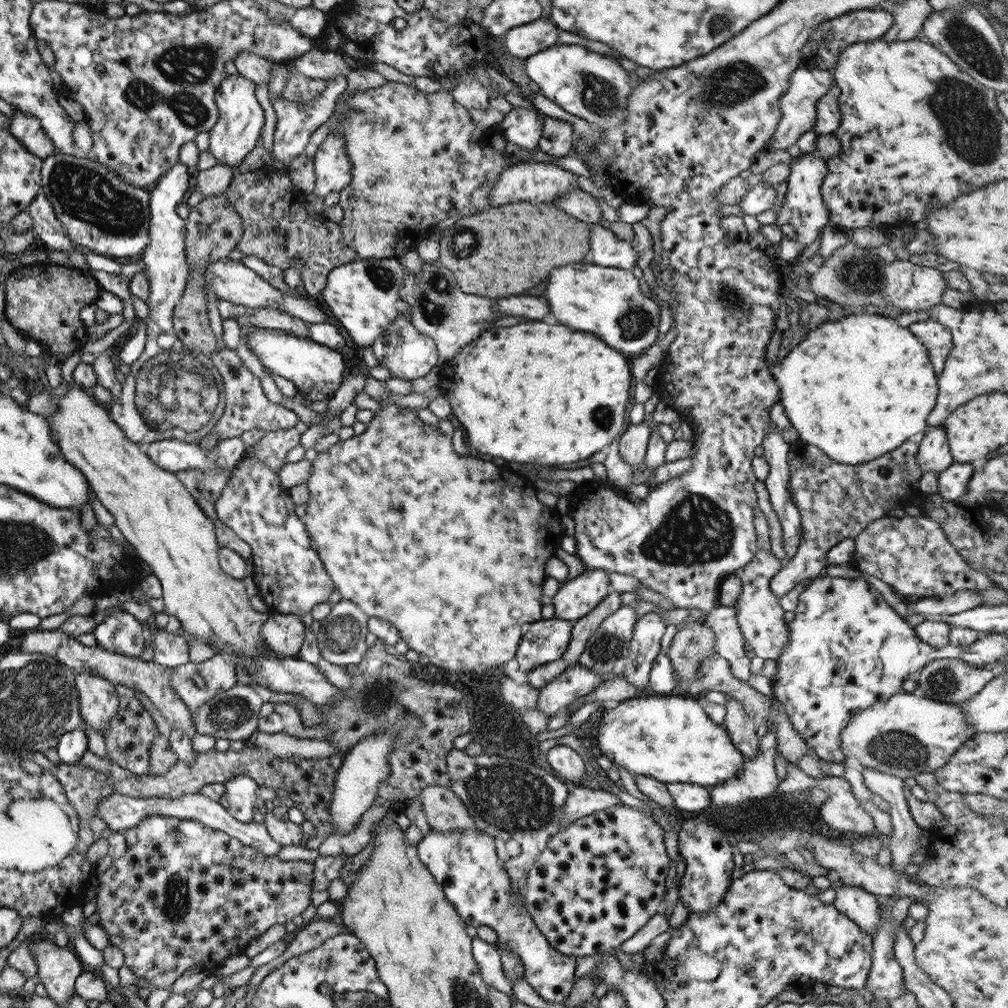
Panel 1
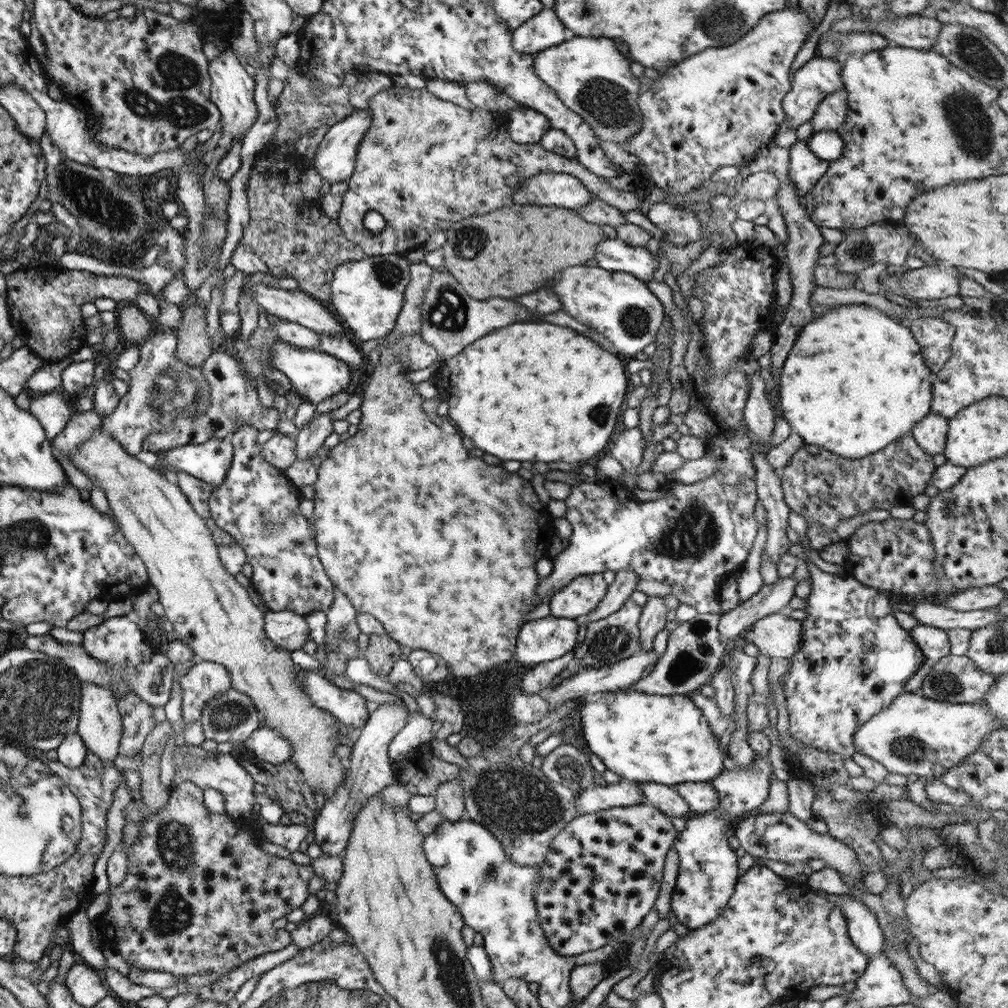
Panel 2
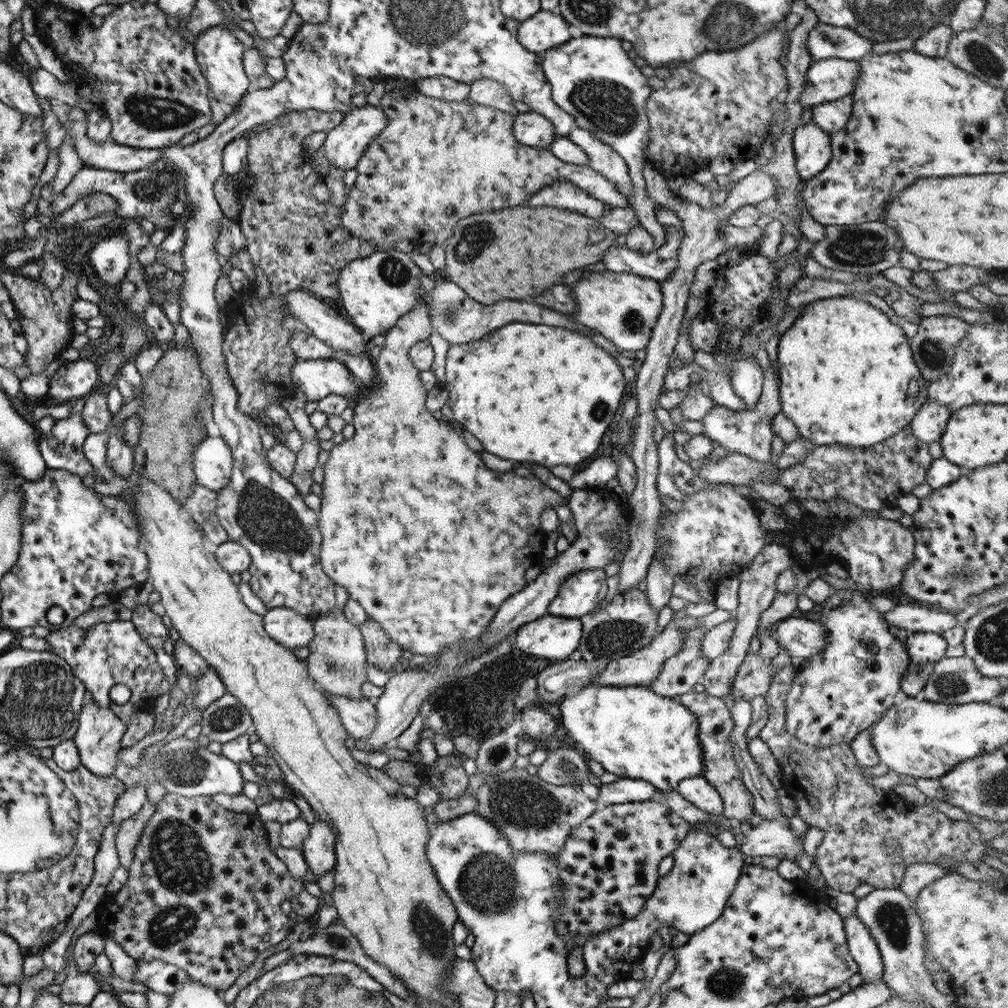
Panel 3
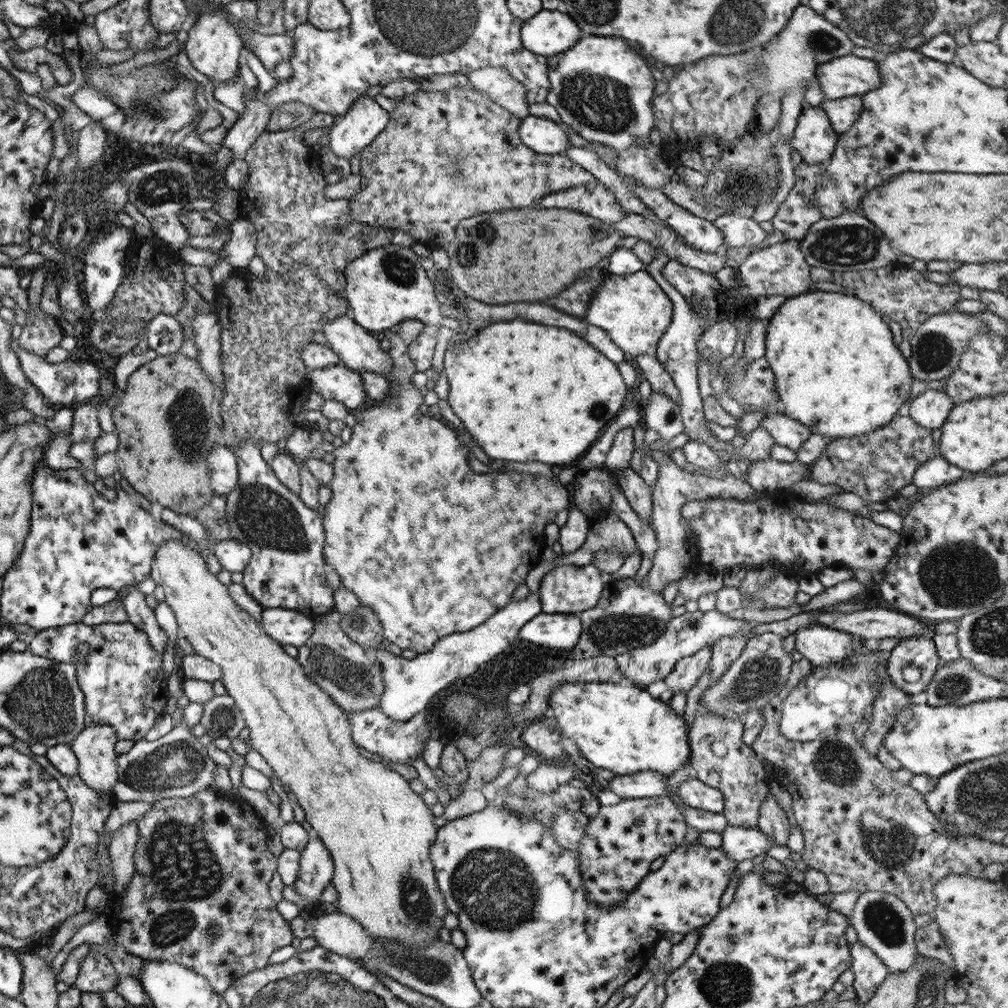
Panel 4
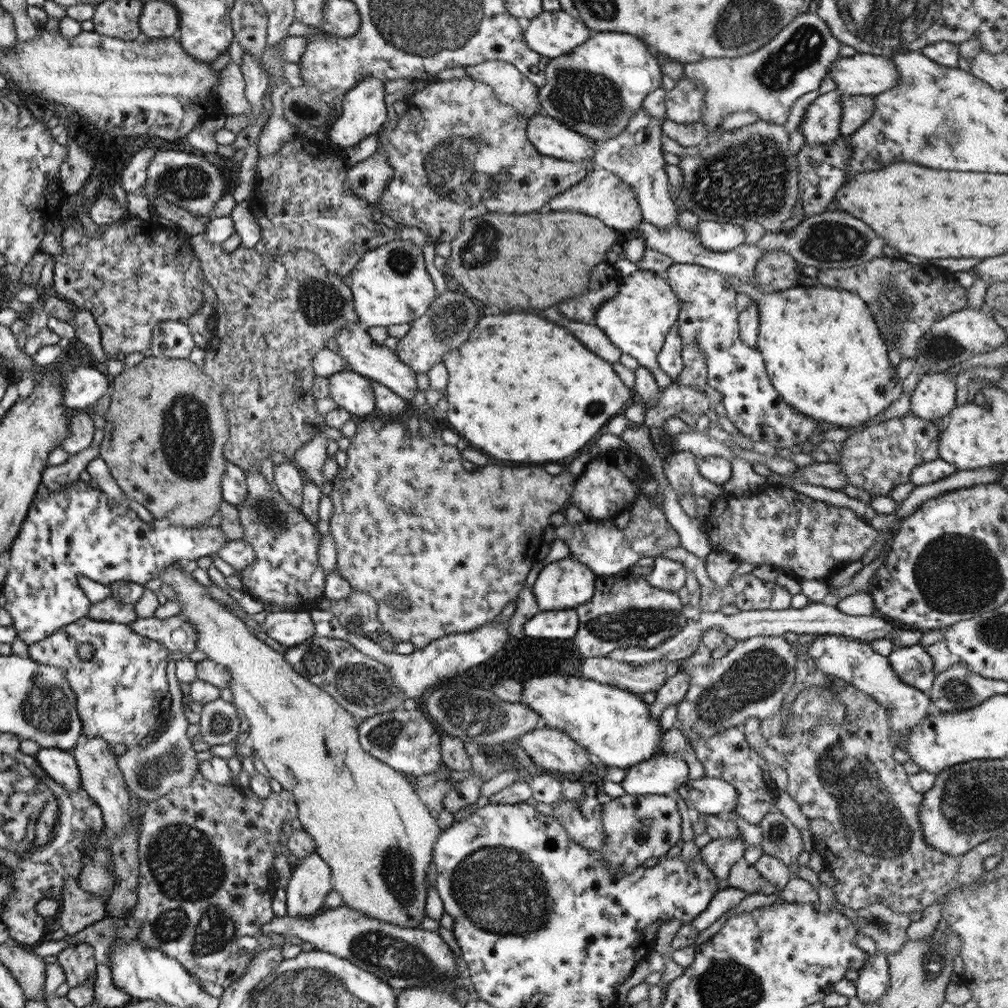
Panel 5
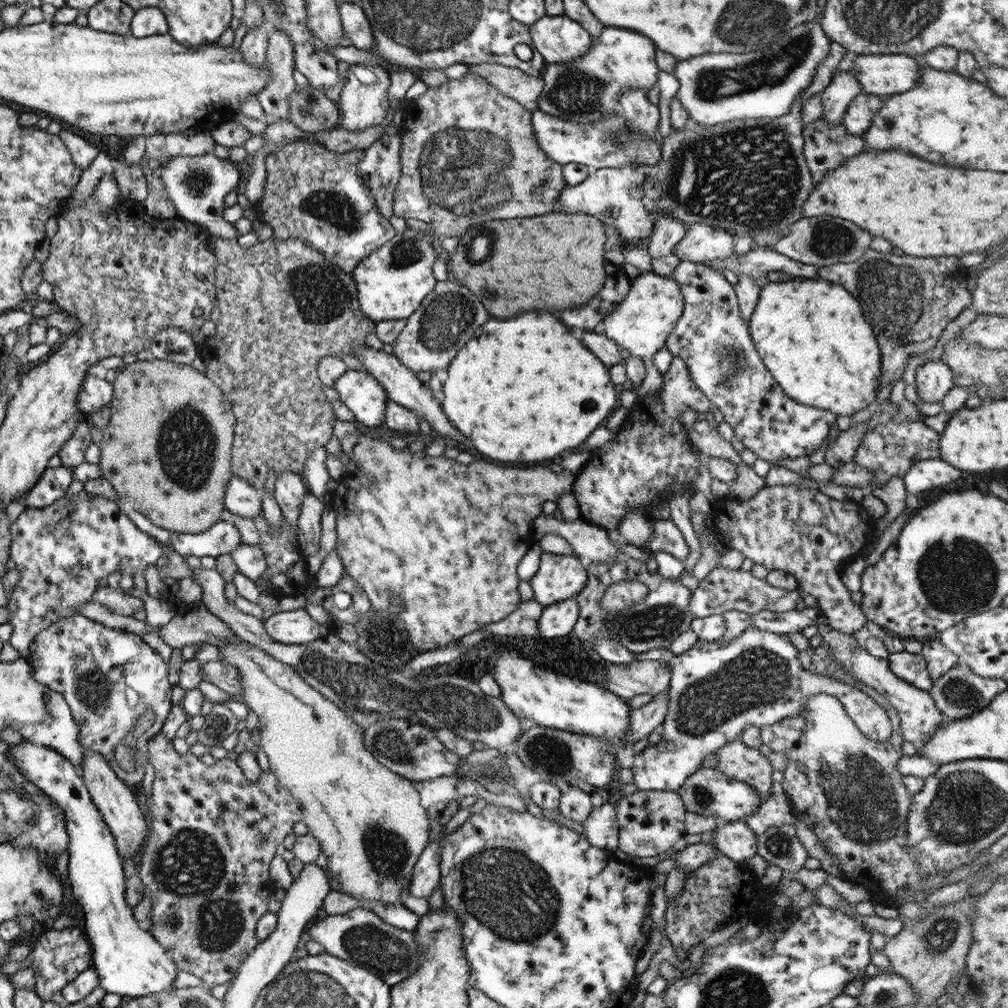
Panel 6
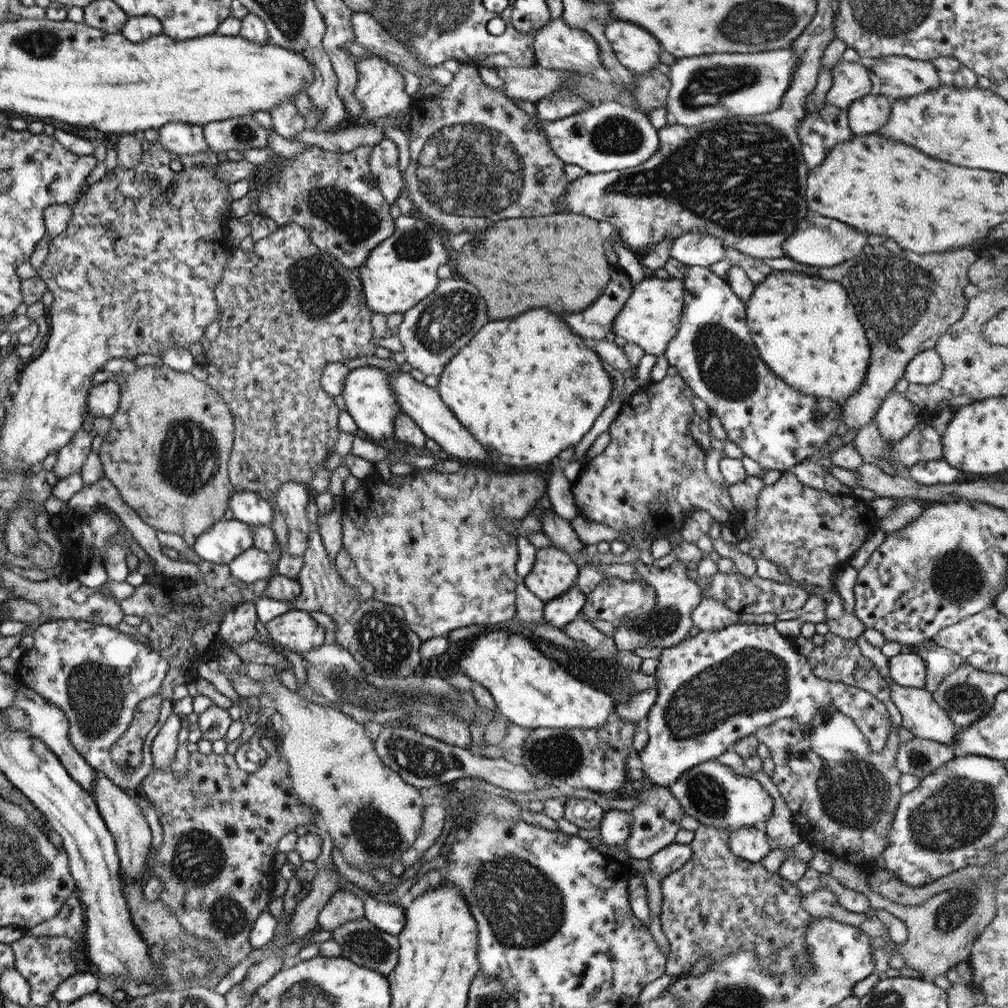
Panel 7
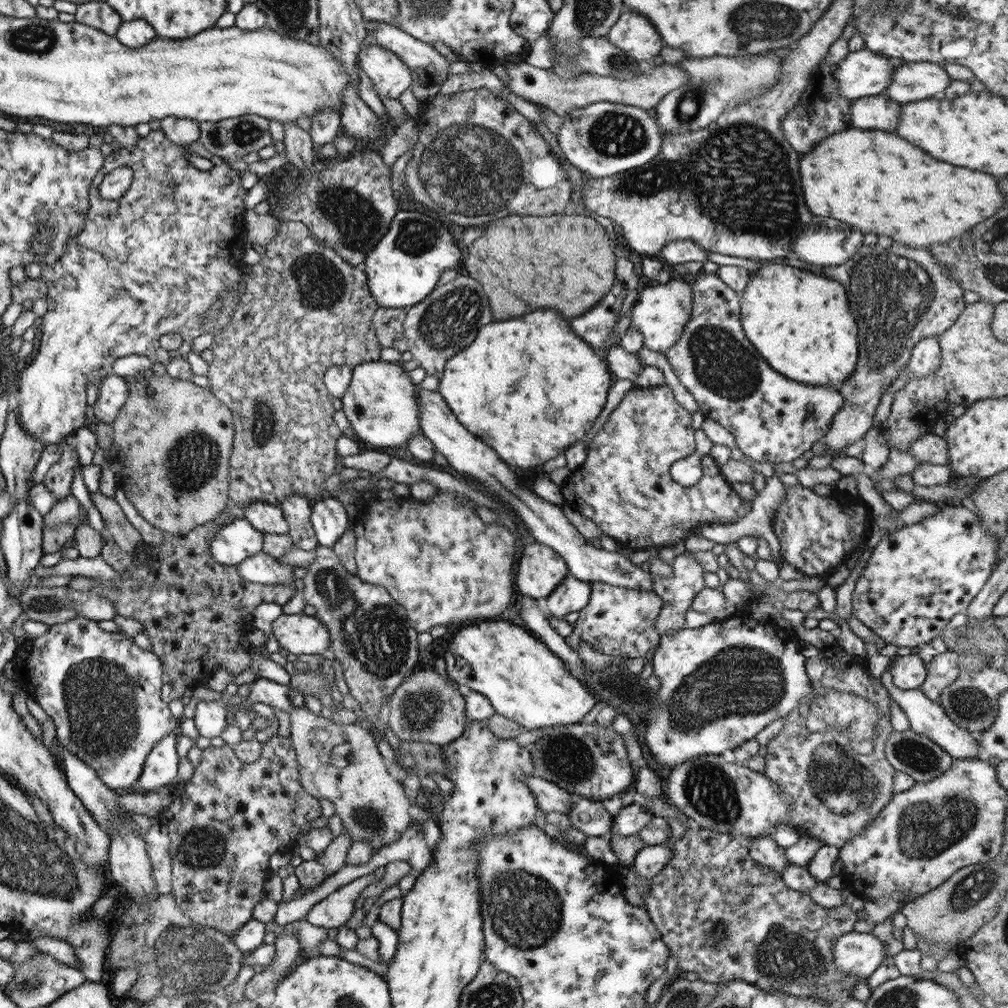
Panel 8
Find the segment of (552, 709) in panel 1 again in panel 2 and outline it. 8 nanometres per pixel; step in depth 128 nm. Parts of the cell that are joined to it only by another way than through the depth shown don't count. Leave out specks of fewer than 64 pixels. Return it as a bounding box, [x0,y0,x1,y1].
[549,650,657,708]

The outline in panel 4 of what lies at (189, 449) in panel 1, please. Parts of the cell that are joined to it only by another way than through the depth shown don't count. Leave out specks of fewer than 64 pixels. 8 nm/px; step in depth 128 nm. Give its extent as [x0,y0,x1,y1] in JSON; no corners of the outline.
[206,445,238,497]

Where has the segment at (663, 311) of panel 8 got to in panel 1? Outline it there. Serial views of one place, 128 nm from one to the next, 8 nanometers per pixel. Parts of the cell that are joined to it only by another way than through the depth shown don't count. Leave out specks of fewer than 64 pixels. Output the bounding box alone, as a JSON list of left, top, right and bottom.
[543,260,659,356]

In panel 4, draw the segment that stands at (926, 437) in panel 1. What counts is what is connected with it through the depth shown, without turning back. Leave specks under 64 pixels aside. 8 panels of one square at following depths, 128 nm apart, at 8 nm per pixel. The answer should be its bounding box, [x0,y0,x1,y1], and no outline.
[906,390,953,430]

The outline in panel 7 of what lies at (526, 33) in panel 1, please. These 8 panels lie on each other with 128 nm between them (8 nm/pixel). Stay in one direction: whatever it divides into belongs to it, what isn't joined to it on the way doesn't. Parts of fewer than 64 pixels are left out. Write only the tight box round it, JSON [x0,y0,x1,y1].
[532,17,603,74]

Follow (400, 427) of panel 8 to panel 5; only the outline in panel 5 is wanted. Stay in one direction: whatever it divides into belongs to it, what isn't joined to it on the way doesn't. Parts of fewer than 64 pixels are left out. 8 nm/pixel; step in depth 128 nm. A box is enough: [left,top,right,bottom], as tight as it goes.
[326,368,377,419]

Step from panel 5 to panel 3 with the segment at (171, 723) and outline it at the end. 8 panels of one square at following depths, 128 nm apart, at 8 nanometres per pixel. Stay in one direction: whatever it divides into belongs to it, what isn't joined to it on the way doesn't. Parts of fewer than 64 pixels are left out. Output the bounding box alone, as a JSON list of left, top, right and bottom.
[112,735,245,798]

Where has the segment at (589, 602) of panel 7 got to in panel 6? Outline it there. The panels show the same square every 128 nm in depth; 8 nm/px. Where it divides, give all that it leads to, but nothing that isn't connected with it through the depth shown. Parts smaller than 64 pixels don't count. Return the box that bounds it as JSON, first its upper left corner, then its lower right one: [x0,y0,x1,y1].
[599,580,647,612]

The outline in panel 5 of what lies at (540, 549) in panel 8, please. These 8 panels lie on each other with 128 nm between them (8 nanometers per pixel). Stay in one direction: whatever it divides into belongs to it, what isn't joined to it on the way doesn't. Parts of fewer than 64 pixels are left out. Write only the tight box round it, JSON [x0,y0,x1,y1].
[531,552,594,613]

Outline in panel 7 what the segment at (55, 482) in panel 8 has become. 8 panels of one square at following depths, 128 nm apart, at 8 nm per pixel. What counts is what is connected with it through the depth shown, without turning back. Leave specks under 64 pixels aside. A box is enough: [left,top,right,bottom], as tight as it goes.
[52,428,92,480]

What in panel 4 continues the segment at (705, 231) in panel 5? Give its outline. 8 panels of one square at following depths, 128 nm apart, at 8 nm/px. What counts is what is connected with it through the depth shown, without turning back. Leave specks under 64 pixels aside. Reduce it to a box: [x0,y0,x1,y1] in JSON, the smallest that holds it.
[711,210,897,272]

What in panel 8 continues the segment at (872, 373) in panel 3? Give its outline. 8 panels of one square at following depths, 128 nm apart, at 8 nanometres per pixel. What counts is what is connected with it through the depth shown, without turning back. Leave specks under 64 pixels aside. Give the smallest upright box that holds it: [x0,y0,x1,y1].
[739,263,859,390]

